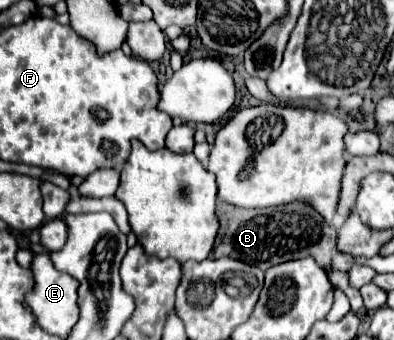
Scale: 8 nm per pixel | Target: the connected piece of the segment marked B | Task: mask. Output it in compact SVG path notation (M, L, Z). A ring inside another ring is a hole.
M292 202L286 206L260 208L260 210L246 210L232 204L218 204L216 216L220 222L220 230L210 258L230 256L246 264L254 264L262 270L268 270L280 262L312 256L320 268L324 270L330 268L332 248L336 244L336 230L328 226L324 218L304 202Z

